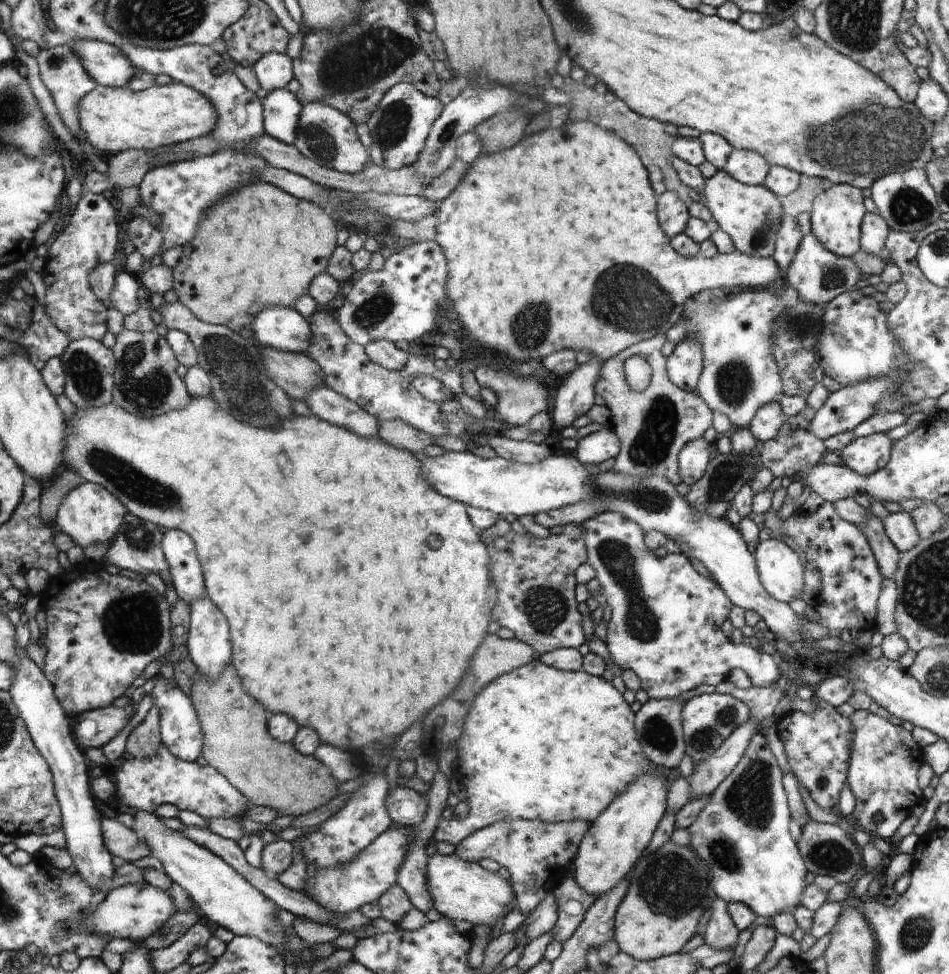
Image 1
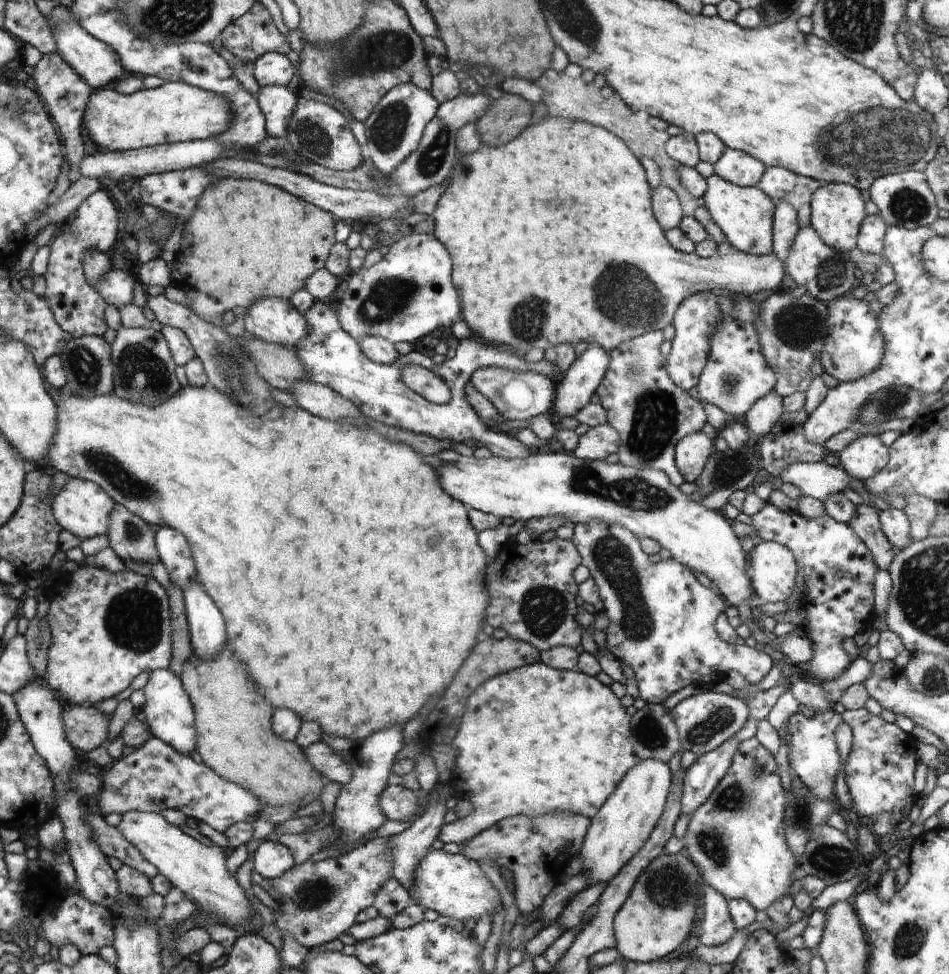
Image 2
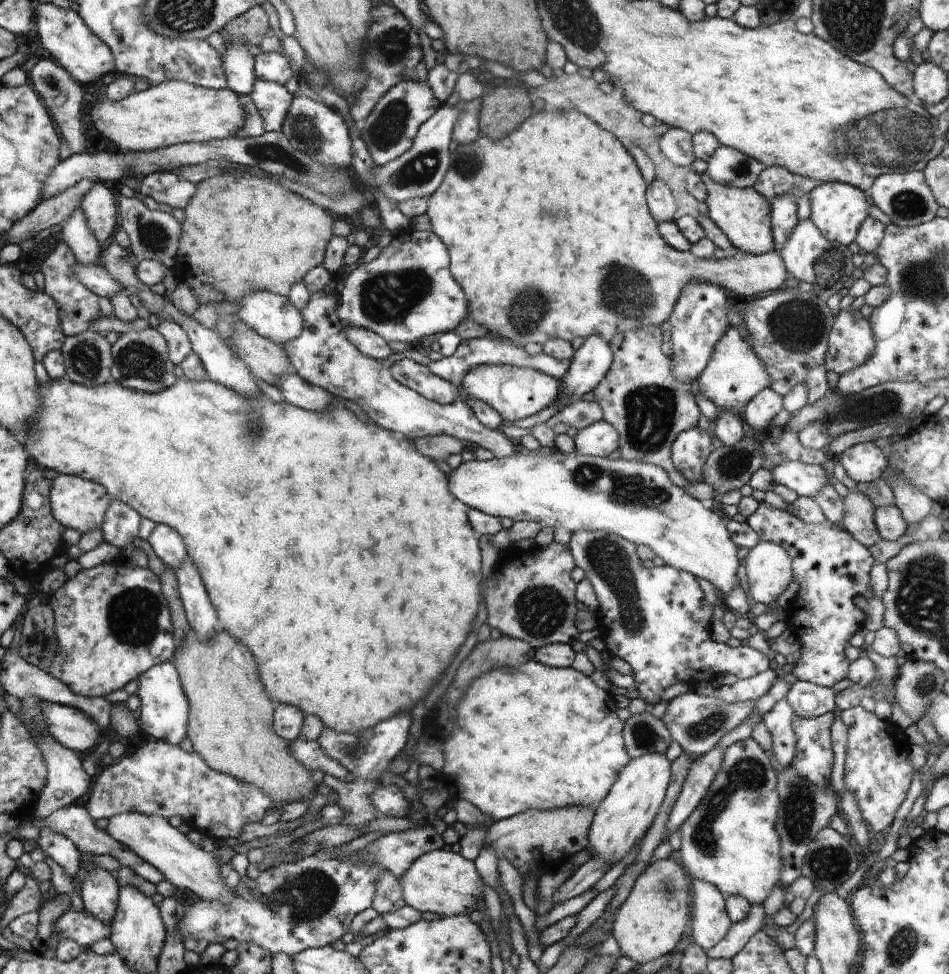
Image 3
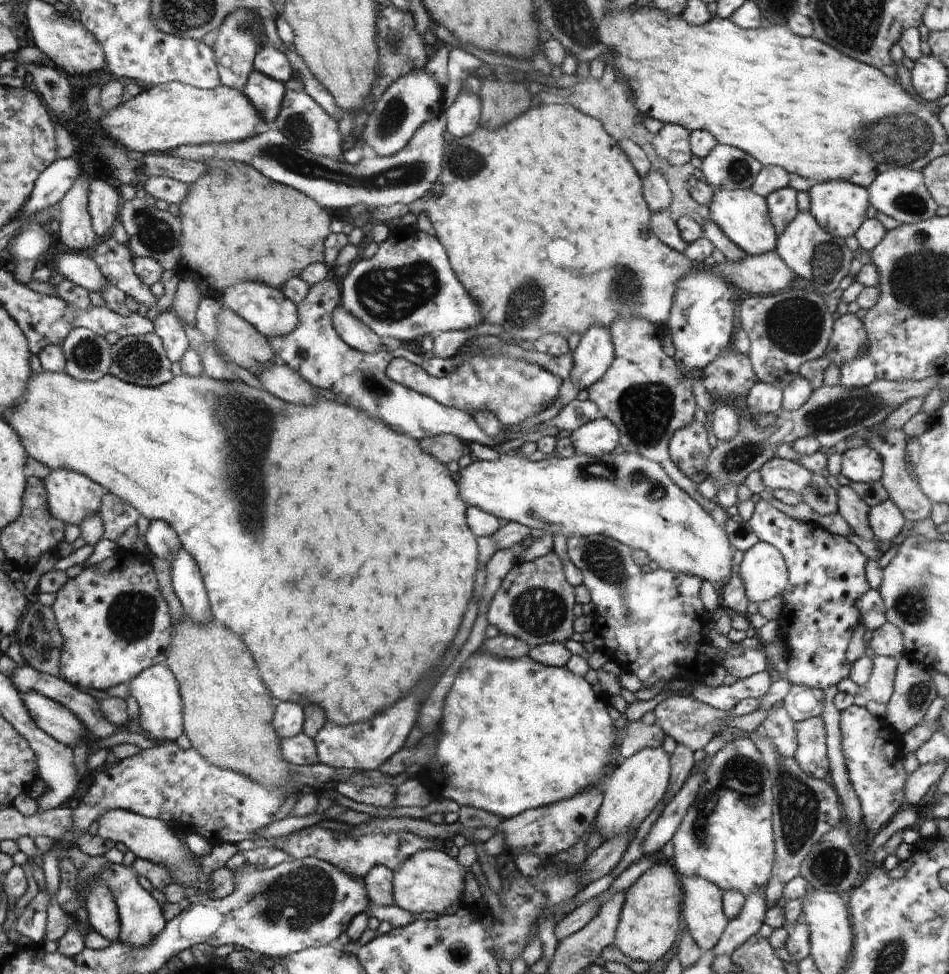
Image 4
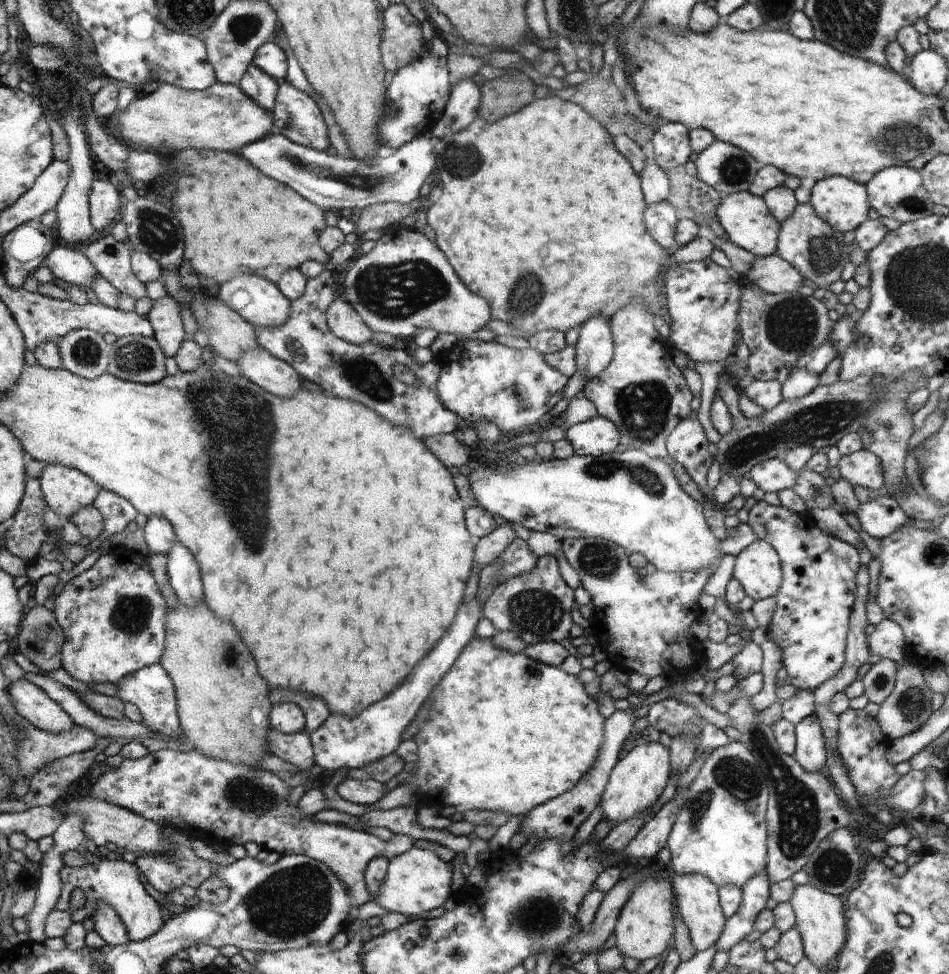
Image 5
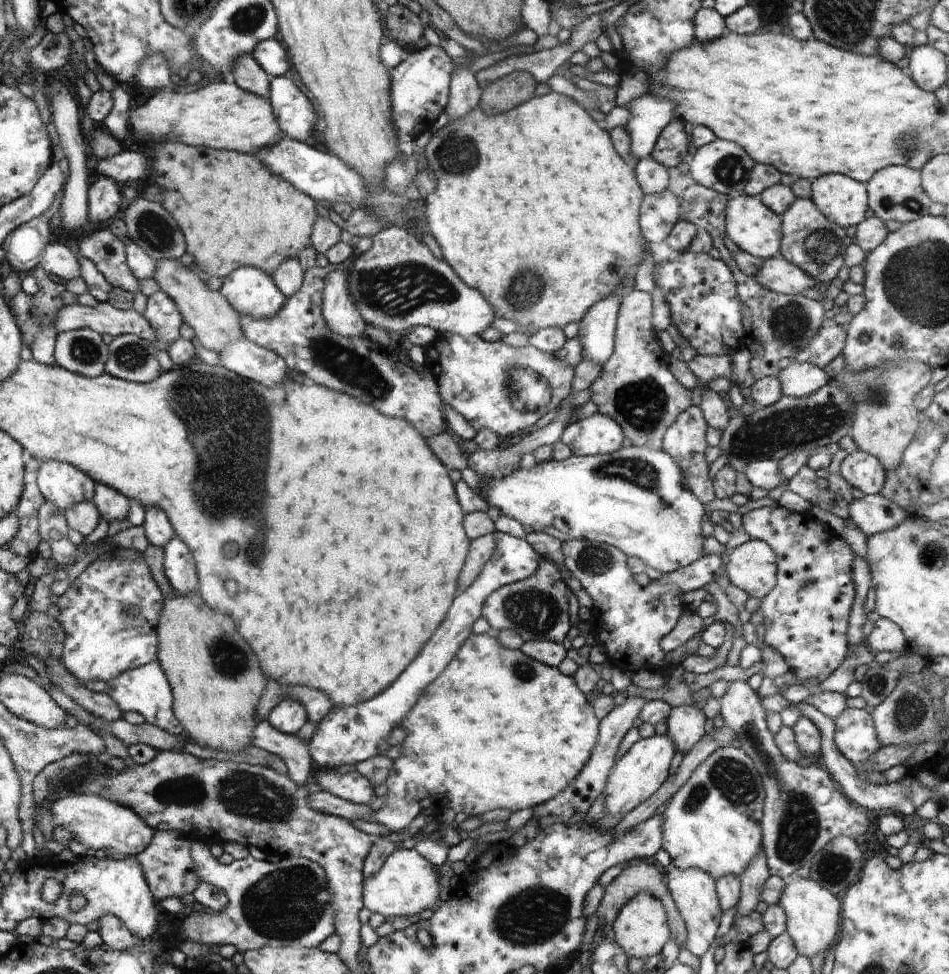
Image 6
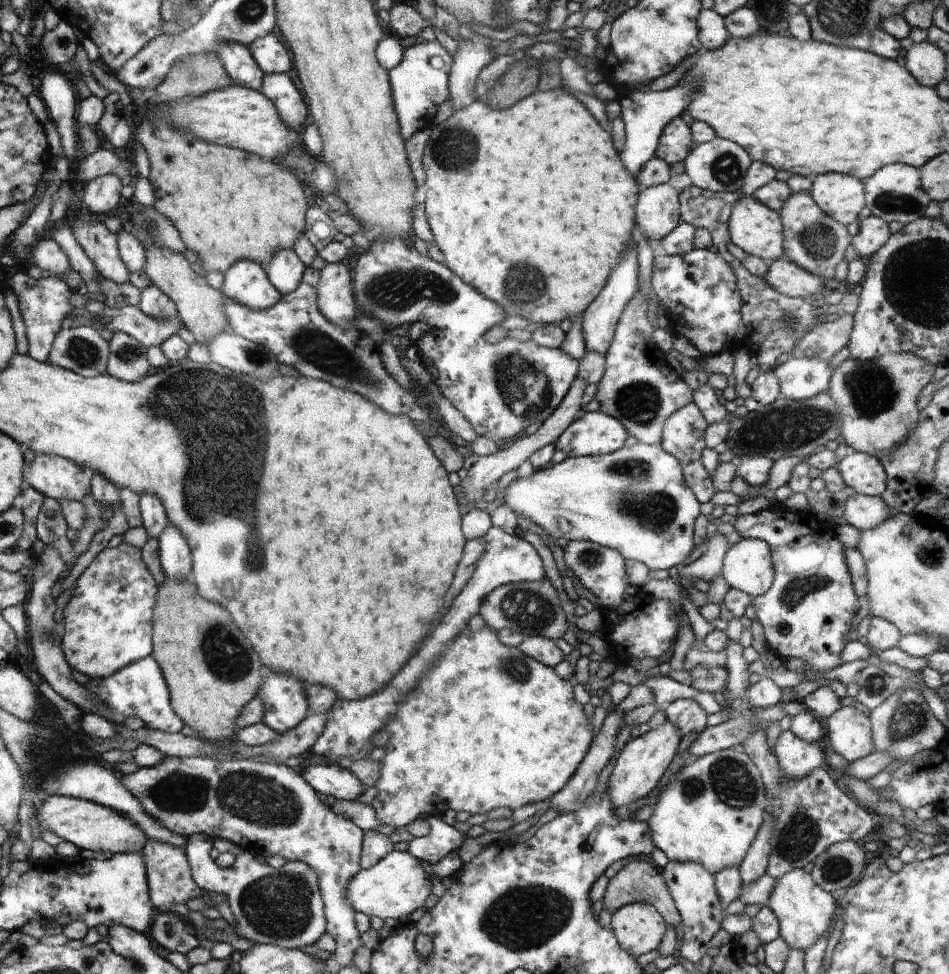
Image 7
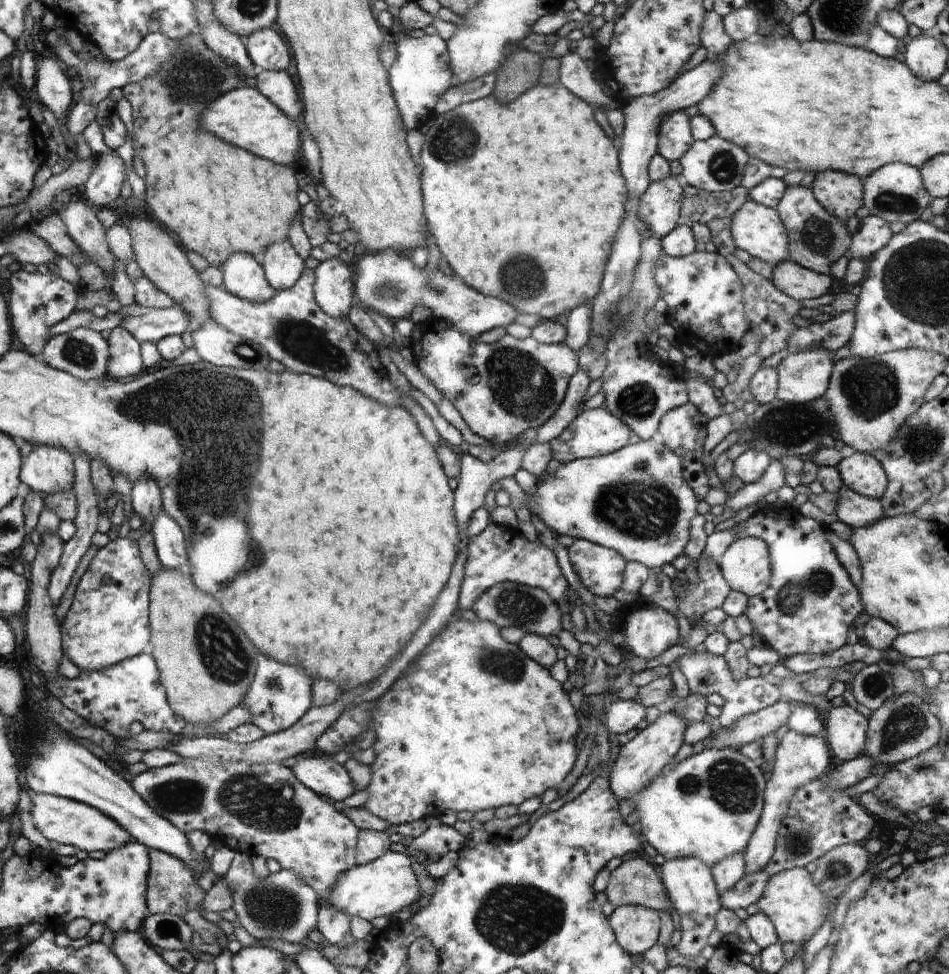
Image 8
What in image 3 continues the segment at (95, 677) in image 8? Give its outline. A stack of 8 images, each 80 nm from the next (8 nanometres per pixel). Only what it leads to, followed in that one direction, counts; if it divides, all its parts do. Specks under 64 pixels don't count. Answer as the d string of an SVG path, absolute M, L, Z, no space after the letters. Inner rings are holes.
M168 661L149 668L139 676L139 690L137 695L141 700L139 726L156 740L168 741L178 745L189 732L189 699L185 695L184 686L181 684L180 674L174 665Z

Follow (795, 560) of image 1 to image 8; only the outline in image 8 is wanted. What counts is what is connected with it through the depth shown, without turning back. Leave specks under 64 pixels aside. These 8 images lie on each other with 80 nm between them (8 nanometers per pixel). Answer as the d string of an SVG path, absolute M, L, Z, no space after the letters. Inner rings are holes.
M737 538L728 546L718 565L732 591L755 597L769 587L771 564L768 546L762 539Z

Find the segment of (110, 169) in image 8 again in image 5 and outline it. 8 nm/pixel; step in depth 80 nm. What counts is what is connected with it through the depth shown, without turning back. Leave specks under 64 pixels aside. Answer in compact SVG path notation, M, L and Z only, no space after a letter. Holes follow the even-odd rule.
M99 180L91 184L89 194L90 220L97 235L101 230L108 229L116 214L120 212L120 194L114 188L114 184L108 180Z

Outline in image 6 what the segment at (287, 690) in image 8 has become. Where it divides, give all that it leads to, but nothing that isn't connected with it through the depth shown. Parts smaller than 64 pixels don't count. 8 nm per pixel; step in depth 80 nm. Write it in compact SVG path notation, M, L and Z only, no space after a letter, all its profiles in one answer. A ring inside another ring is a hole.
M284 698L284 700L276 702L276 706L272 708L266 719L273 728L290 736L301 731L308 720L309 716L305 706L292 698Z

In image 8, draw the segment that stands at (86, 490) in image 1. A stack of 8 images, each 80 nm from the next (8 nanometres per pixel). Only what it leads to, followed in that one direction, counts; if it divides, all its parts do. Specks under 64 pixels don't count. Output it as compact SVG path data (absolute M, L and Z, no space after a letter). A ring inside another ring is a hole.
M50 445L34 446L33 451L23 461L21 482L44 496L73 490L74 457L63 448Z

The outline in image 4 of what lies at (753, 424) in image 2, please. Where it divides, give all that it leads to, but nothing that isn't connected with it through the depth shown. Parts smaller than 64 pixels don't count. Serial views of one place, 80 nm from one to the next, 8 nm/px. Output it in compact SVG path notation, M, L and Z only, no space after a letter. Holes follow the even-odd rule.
M758 381L750 389L749 395L743 401L744 408L750 409L753 416L756 414L770 414L782 410L783 390L777 386Z

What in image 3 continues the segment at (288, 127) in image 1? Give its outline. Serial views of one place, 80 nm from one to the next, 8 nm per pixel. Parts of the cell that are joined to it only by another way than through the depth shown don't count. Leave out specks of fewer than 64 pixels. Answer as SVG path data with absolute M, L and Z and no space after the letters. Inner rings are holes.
M257 79L249 97L260 110L266 130L281 131L294 98L286 87L274 81Z

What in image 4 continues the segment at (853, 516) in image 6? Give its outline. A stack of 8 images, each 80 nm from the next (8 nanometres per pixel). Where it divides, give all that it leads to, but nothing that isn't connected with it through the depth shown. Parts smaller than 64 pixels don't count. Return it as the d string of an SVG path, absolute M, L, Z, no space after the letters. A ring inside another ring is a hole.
M885 500L868 508L868 524L874 533L874 539L895 541L898 533L904 528L904 516L892 500Z

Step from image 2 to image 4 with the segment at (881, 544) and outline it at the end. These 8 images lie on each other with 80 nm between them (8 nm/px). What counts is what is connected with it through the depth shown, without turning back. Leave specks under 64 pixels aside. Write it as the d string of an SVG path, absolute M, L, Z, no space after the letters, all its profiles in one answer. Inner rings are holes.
M841 486L836 490L838 513L848 522L852 528L852 534L856 534L862 540L874 539L872 528L868 524L868 506L862 498L849 486Z

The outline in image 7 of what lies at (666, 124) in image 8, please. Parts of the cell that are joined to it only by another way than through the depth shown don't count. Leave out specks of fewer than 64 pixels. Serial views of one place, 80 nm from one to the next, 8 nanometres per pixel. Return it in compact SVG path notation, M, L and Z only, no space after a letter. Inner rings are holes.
M681 116L676 117L666 125L660 138L660 148L655 155L670 166L675 162L682 162L691 151L693 136L691 128L686 125Z

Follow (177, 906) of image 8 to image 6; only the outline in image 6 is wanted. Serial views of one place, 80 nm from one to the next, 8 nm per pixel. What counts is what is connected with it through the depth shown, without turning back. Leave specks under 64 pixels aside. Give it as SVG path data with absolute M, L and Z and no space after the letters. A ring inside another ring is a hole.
M155 832L152 843L138 856L138 863L145 873L146 881L158 900L168 897L184 898L193 894L198 887L199 879L194 872L194 864L190 856L191 842L186 837L181 837L178 832Z

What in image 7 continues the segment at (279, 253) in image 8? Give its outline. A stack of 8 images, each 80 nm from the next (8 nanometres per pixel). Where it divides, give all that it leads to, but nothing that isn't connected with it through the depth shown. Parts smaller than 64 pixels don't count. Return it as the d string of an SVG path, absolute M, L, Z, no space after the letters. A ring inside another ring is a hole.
M282 249L276 252L272 263L264 269L274 288L285 295L298 288L305 266L292 249Z

